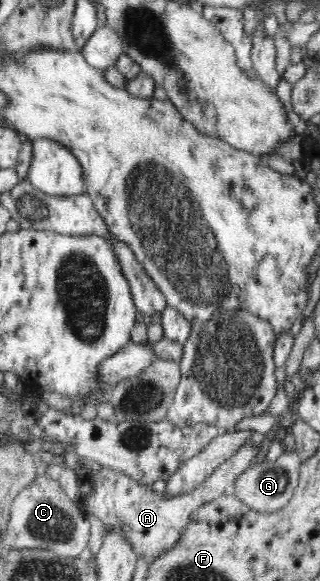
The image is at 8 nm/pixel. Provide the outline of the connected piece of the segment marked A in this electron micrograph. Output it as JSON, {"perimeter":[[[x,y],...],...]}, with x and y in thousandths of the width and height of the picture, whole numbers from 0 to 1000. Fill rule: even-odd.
{"perimeter":[[[763,764],[728,781],[728,787],[691,797],[659,818],[650,818],[606,845],[556,854],[484,847],[466,833],[428,831],[384,812],[316,806],[297,819],[284,818],[291,842],[256,857],[259,885],[313,893],[331,914],[366,907],[381,910],[394,933],[422,952],[431,957],[444,955],[469,969],[556,935],[597,886],[666,859],[722,845],[741,818],[794,797],[809,771],[816,768],[797,771]]]}

